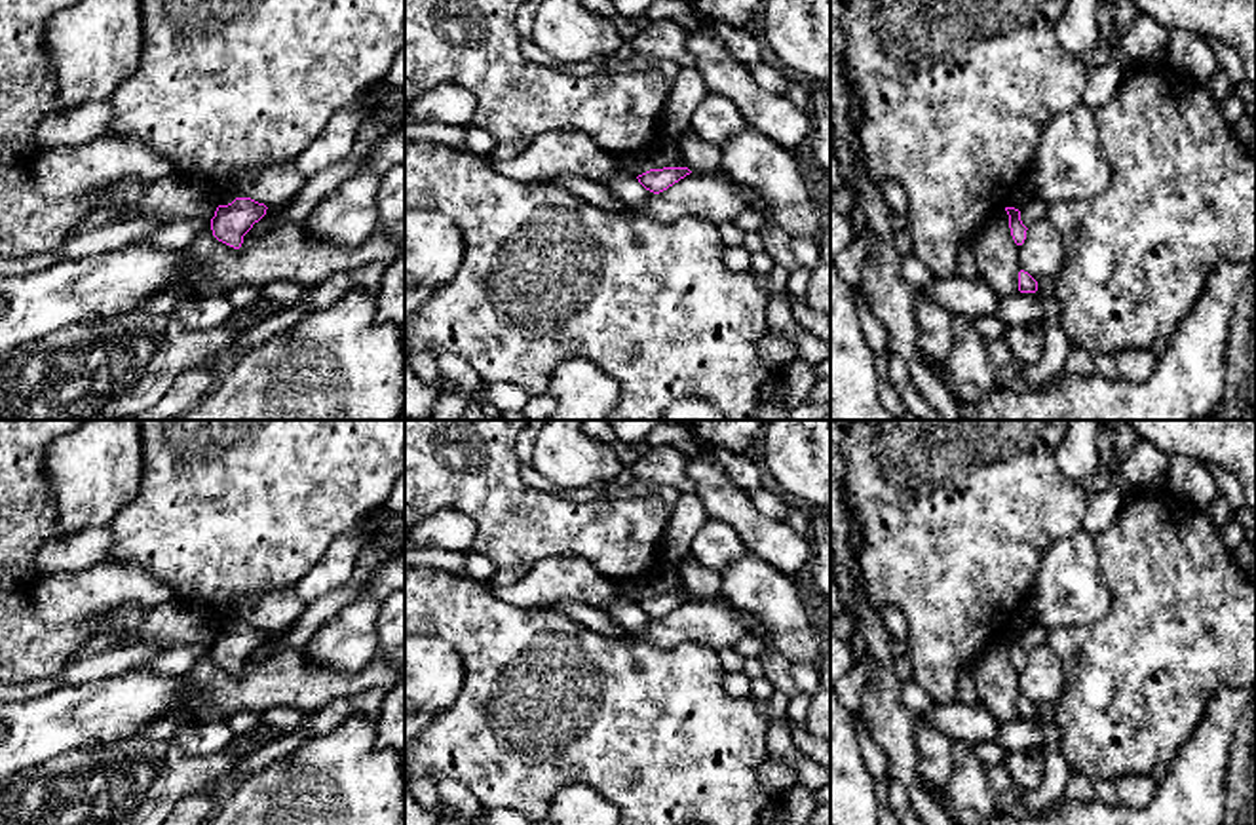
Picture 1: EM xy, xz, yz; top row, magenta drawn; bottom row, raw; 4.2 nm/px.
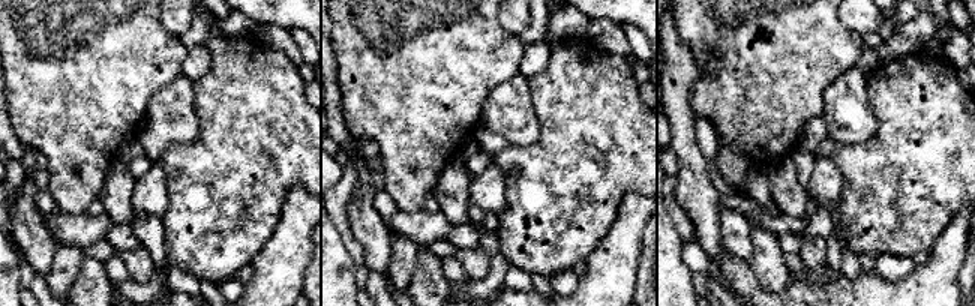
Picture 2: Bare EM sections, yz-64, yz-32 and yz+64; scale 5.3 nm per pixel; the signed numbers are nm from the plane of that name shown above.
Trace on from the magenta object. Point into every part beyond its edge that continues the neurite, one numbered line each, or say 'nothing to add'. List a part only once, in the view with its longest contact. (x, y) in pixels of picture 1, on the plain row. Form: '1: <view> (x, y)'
nothing to add

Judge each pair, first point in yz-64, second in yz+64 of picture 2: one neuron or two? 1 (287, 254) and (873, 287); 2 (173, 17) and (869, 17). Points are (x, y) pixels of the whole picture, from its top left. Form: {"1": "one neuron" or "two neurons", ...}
{"1": "one neuron", "2": "one neuron"}

